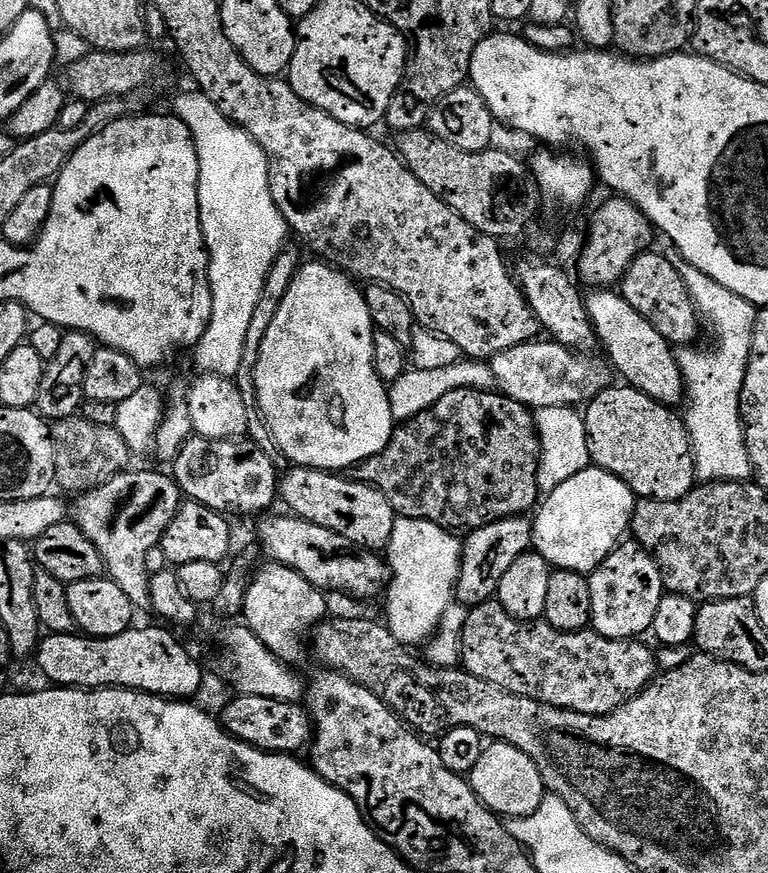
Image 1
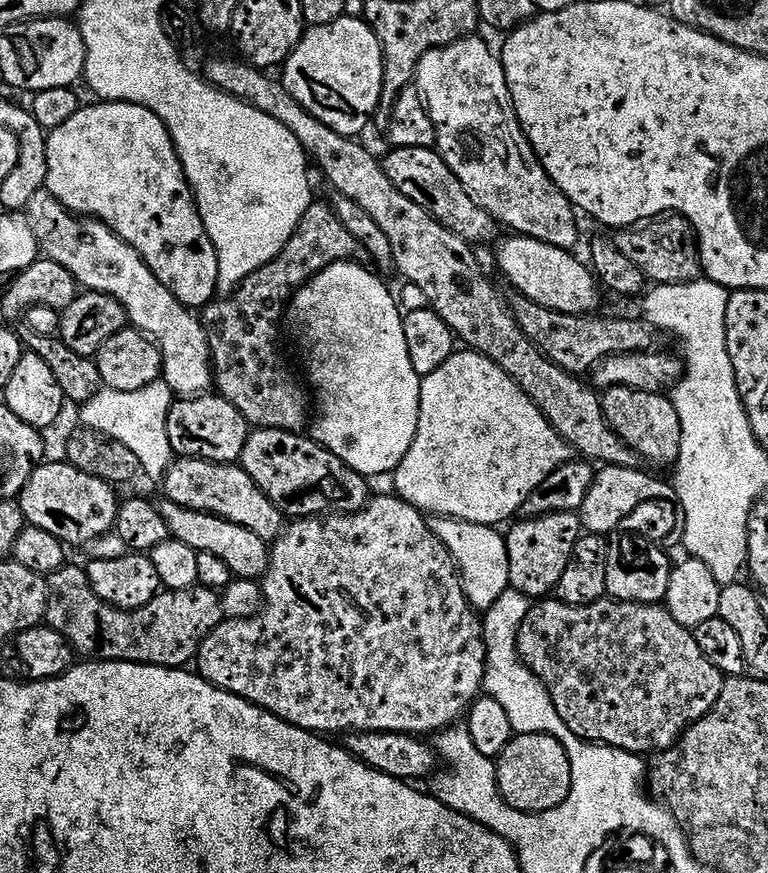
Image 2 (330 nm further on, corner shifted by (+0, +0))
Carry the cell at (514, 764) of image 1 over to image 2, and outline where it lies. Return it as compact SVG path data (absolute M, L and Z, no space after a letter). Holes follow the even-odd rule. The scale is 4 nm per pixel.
M520 734L509 743L499 757L497 778L505 800L521 812L554 810L568 801L572 793L573 757L558 738L543 734Z

